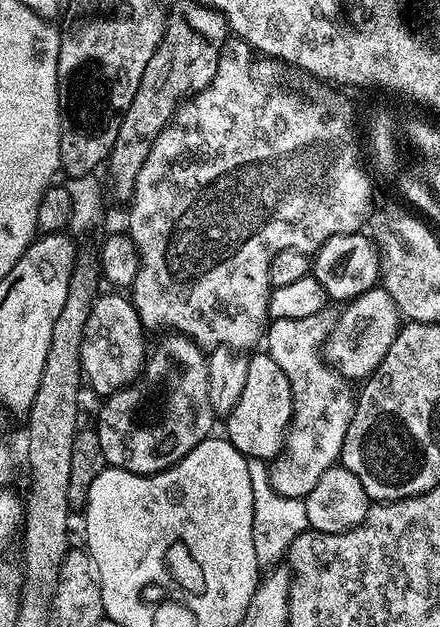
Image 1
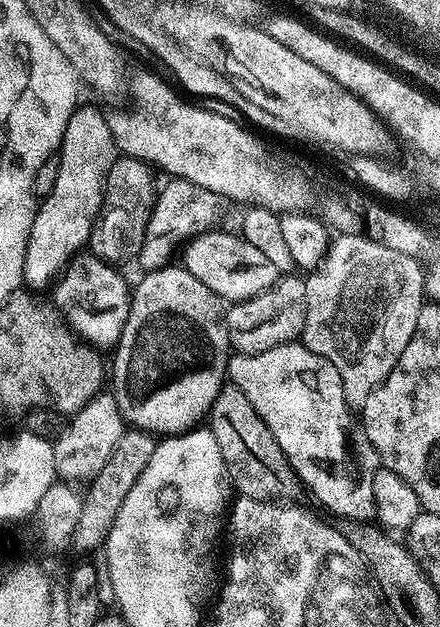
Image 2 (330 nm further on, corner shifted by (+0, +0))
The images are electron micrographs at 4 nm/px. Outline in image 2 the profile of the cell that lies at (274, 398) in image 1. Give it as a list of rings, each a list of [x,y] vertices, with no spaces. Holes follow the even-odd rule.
[[[303,342],[279,344],[270,350],[262,350],[258,354],[229,355],[226,376],[231,383],[238,386],[238,390],[242,390],[242,394],[246,394],[246,399],[250,401],[250,406],[254,406],[258,418],[262,418],[262,422],[266,422],[270,434],[274,434],[274,442],[278,442],[282,454],[288,460],[288,465],[292,467],[293,472],[296,473],[297,481],[299,481],[301,485],[305,484],[305,486],[312,491],[313,498],[316,499],[326,511],[333,512],[334,515],[341,516],[344,520],[364,520],[360,522],[368,522],[375,517],[374,478],[376,472],[382,468],[380,455],[374,450],[374,446],[366,438],[364,429],[358,423],[357,417],[356,420],[352,417],[352,412],[354,412],[353,405],[346,402],[342,378],[338,374],[338,370],[334,370],[334,366],[330,361],[326,358],[322,358],[318,354],[314,354]]]

